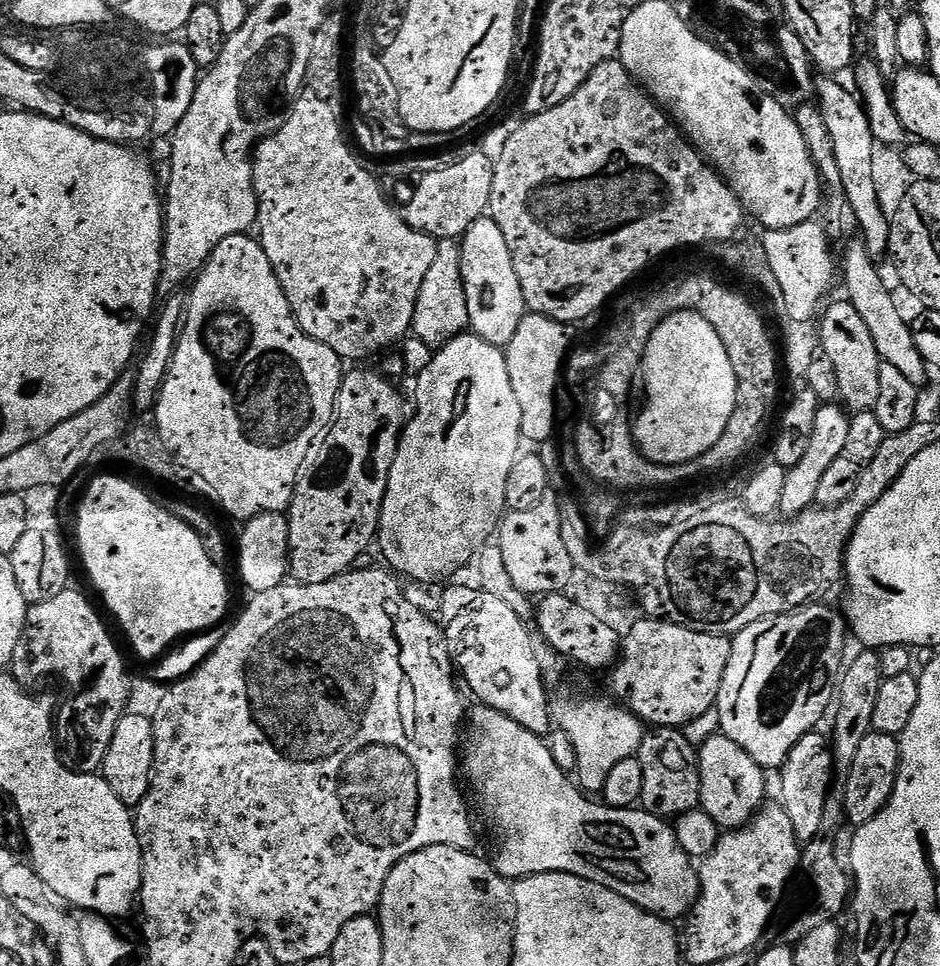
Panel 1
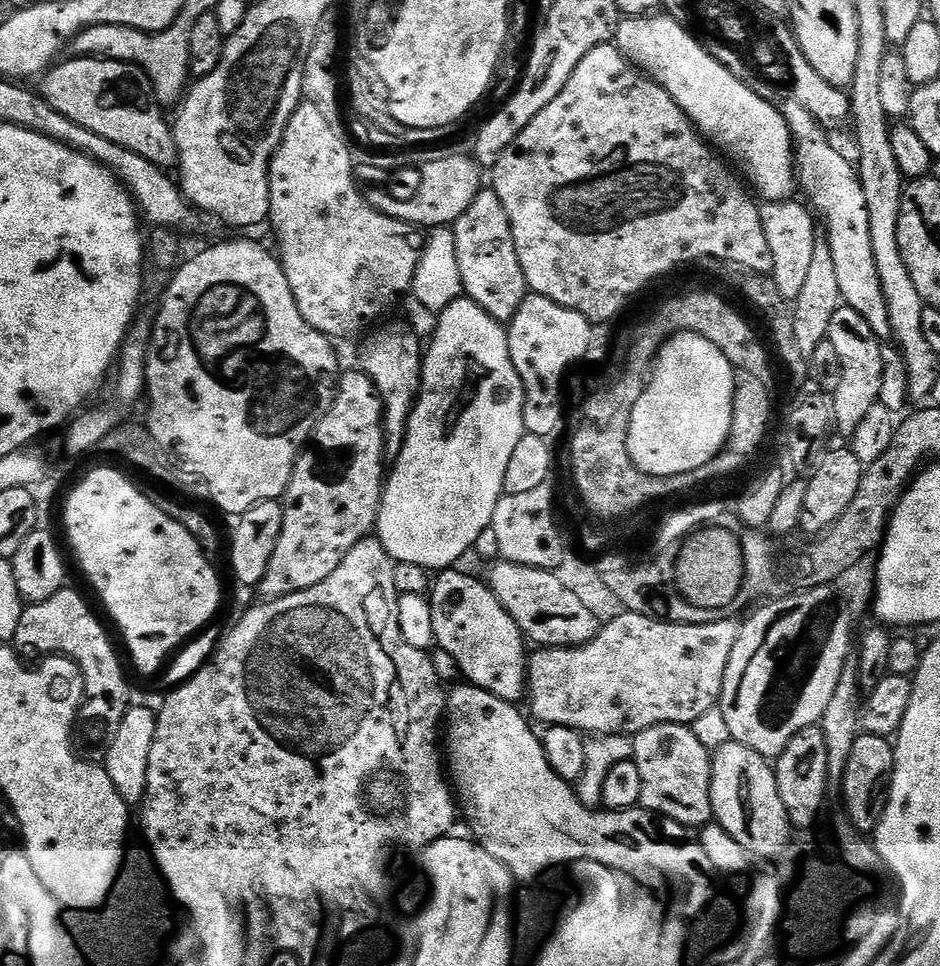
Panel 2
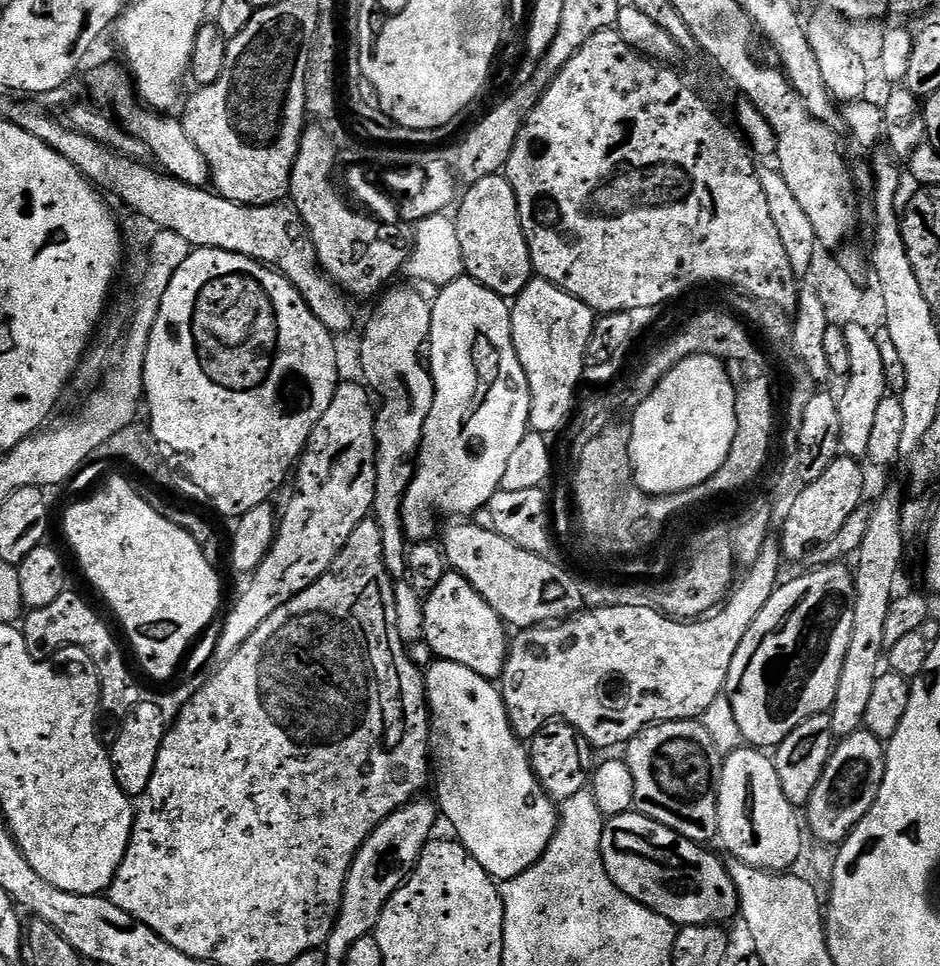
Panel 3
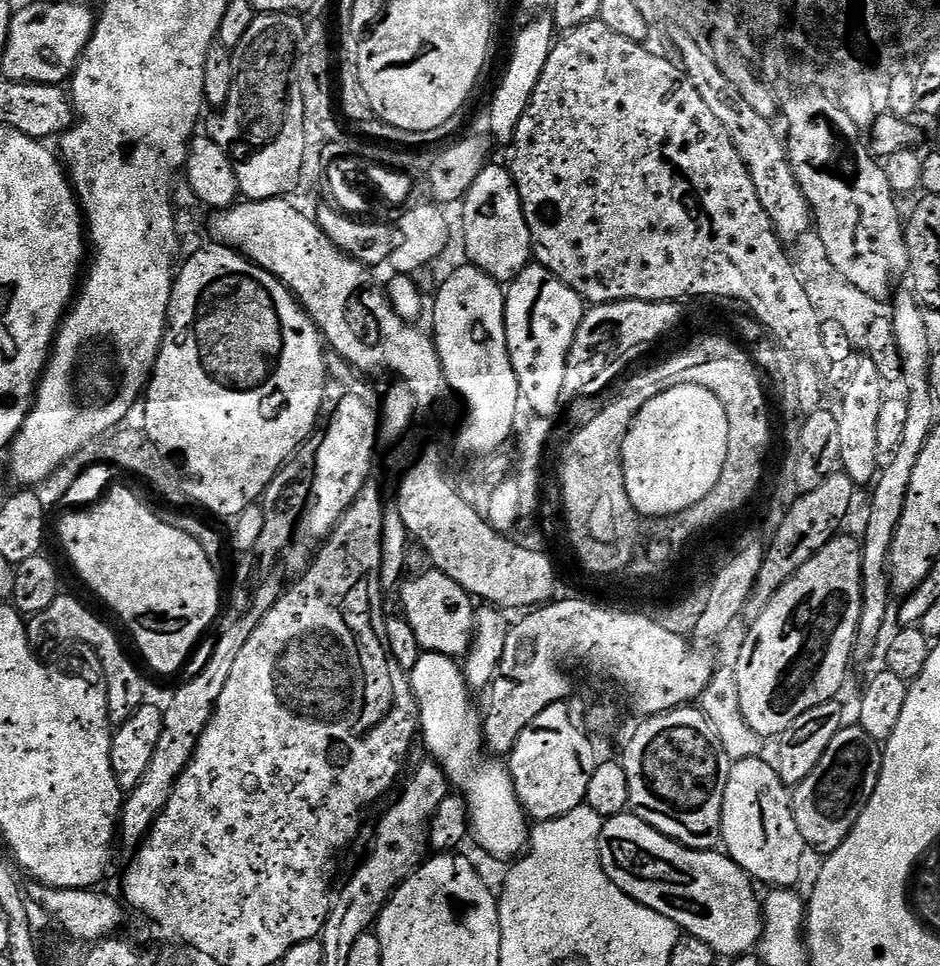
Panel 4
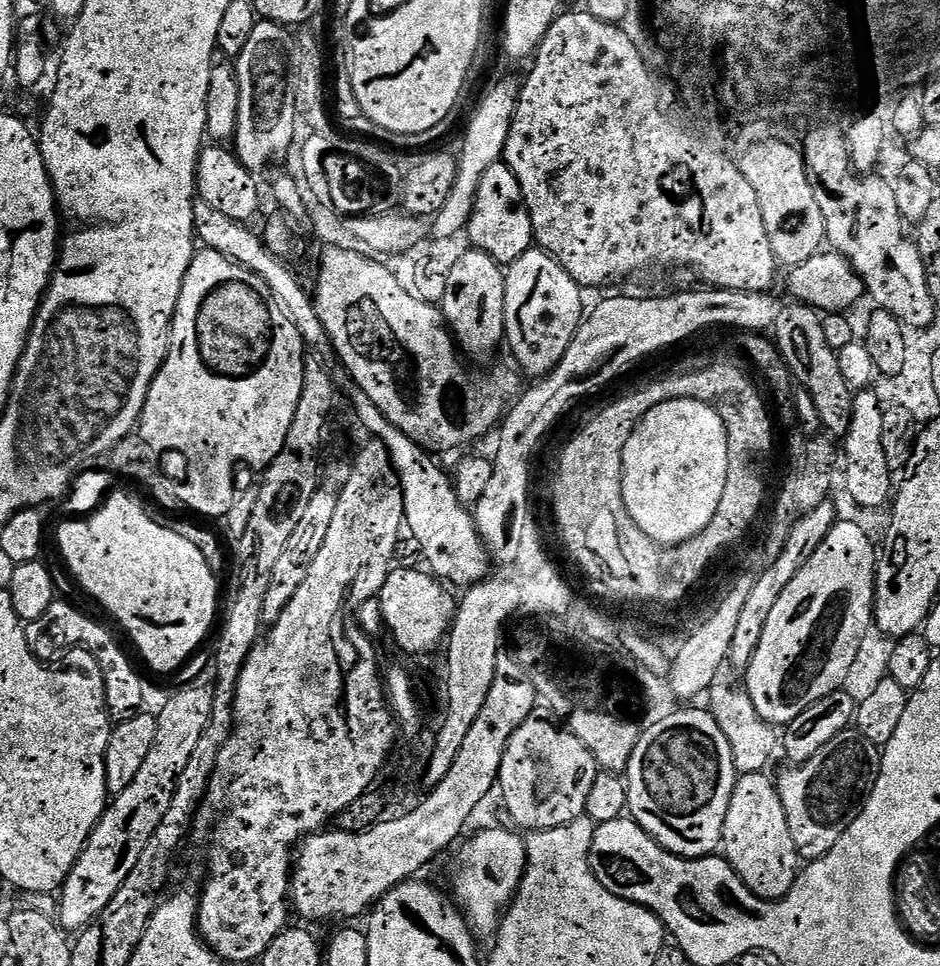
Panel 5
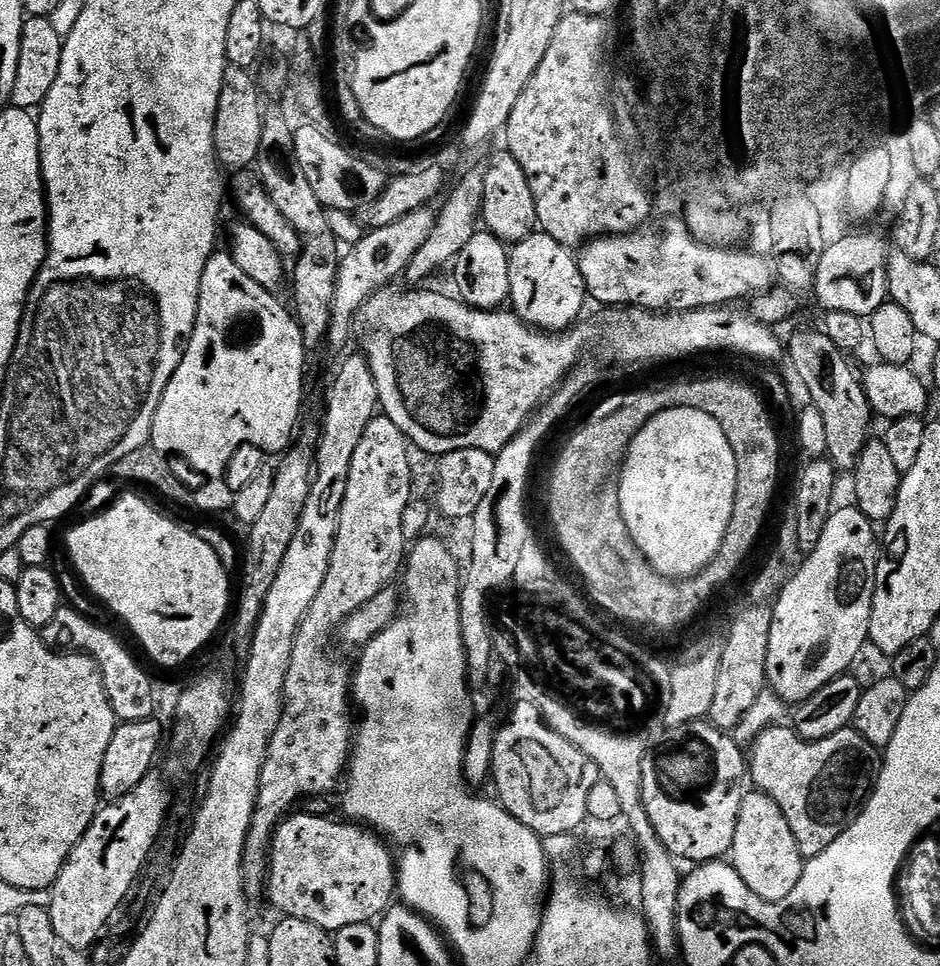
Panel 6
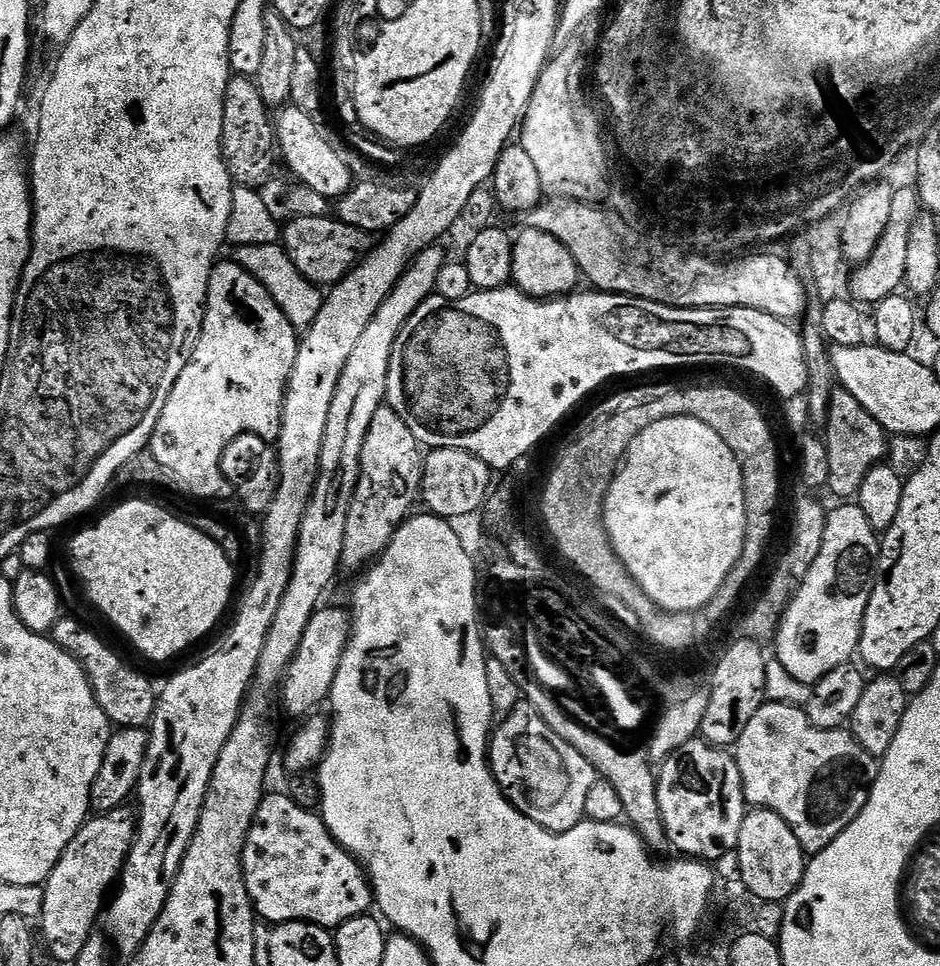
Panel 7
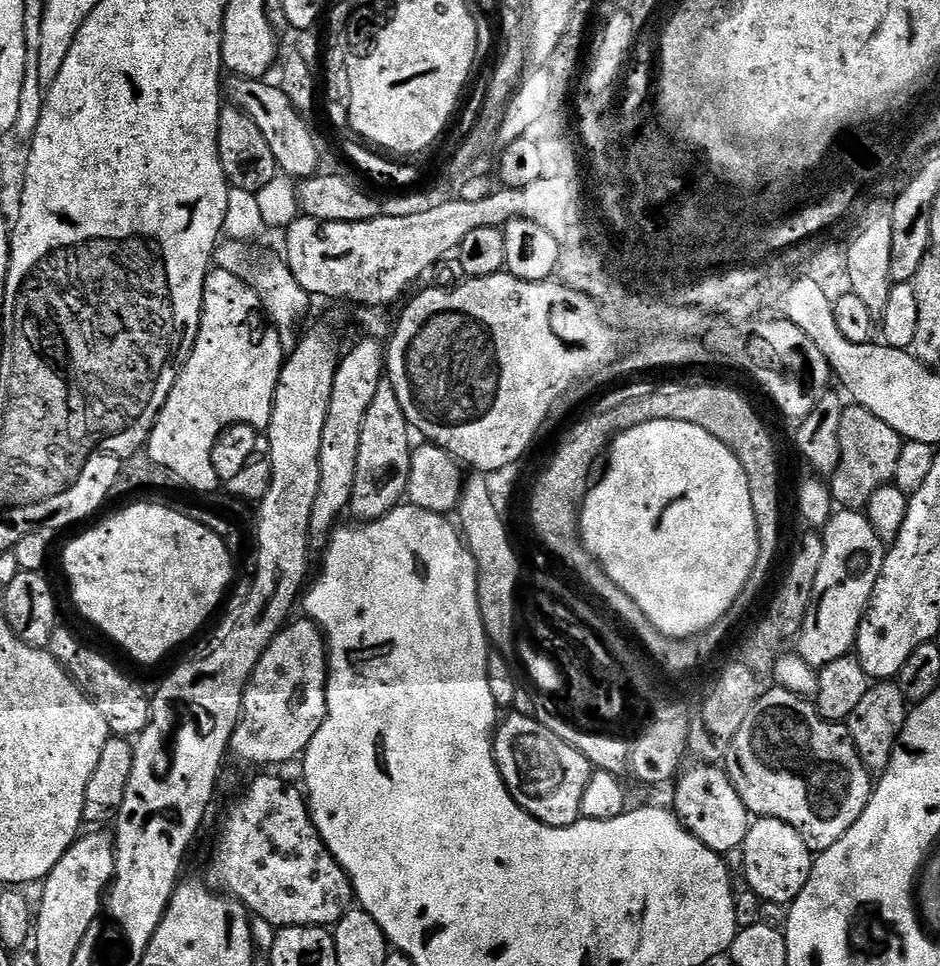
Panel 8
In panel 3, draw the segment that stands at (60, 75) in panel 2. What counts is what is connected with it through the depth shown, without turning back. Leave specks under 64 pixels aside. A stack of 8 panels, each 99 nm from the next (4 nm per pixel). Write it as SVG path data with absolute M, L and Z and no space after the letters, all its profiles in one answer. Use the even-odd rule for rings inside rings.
M104 64L101 68L93 70L93 98L100 104L109 104L116 111L112 112L123 129L134 138L141 139L142 142L146 142L147 146L150 146L150 150L155 156L155 163L167 175L195 188L208 188L210 184L208 164L202 158L198 146L194 146L190 134L186 134L183 119L176 117L175 120L172 114L161 114L141 103L135 83L130 79L129 73L123 67L120 68L115 68L112 64Z

